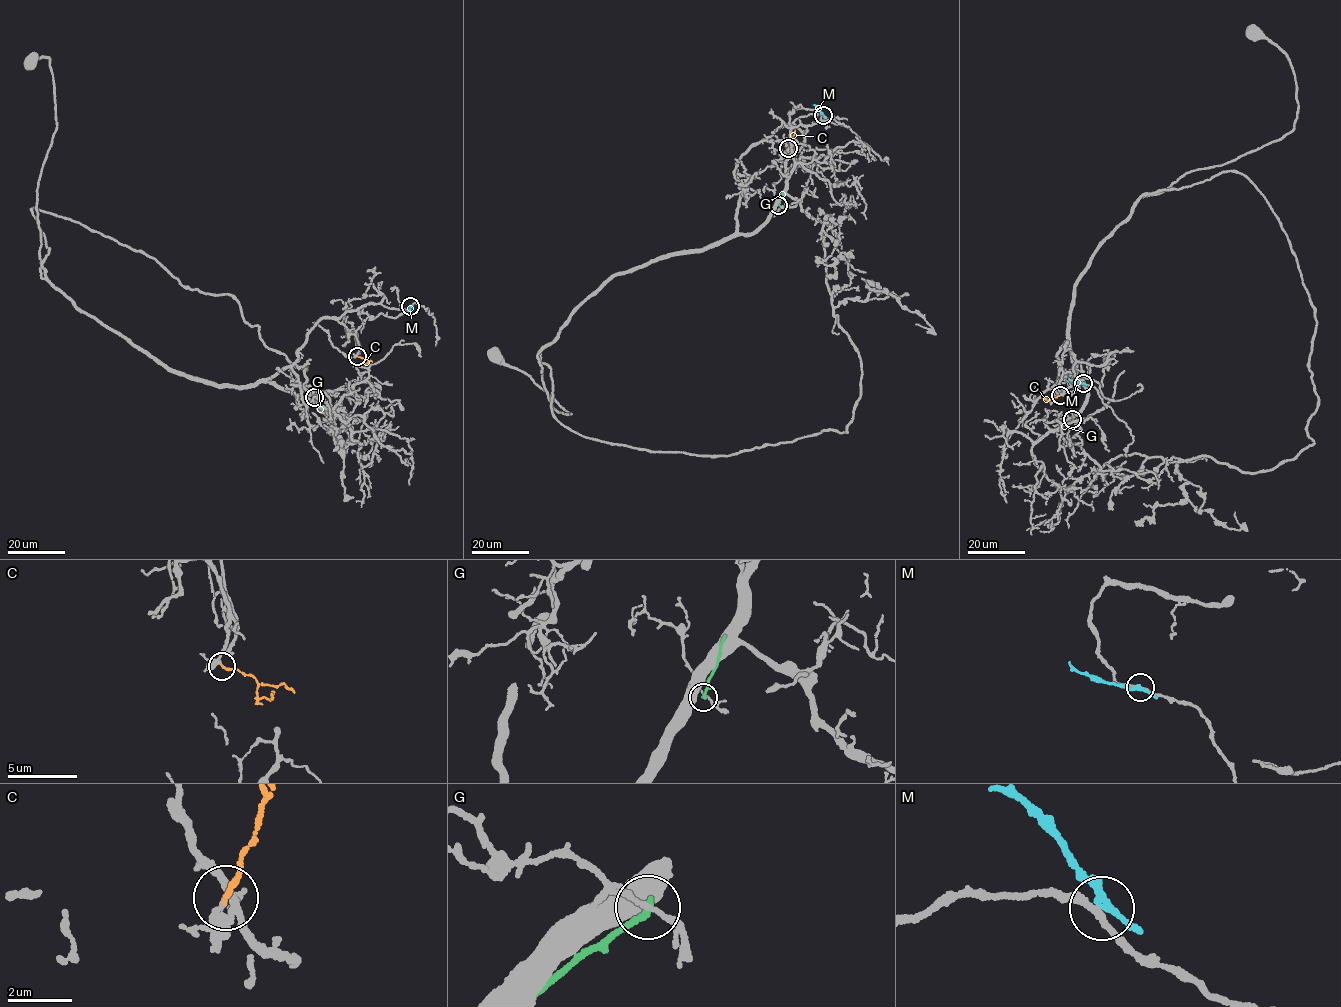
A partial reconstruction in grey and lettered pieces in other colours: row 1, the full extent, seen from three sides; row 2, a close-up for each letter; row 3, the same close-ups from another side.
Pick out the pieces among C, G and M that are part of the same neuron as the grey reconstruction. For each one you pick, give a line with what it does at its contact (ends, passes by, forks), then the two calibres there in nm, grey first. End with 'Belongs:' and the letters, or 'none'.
C: it ends there; 180 nm thick on the grey side, 180 nm on the other
Belongs: C

